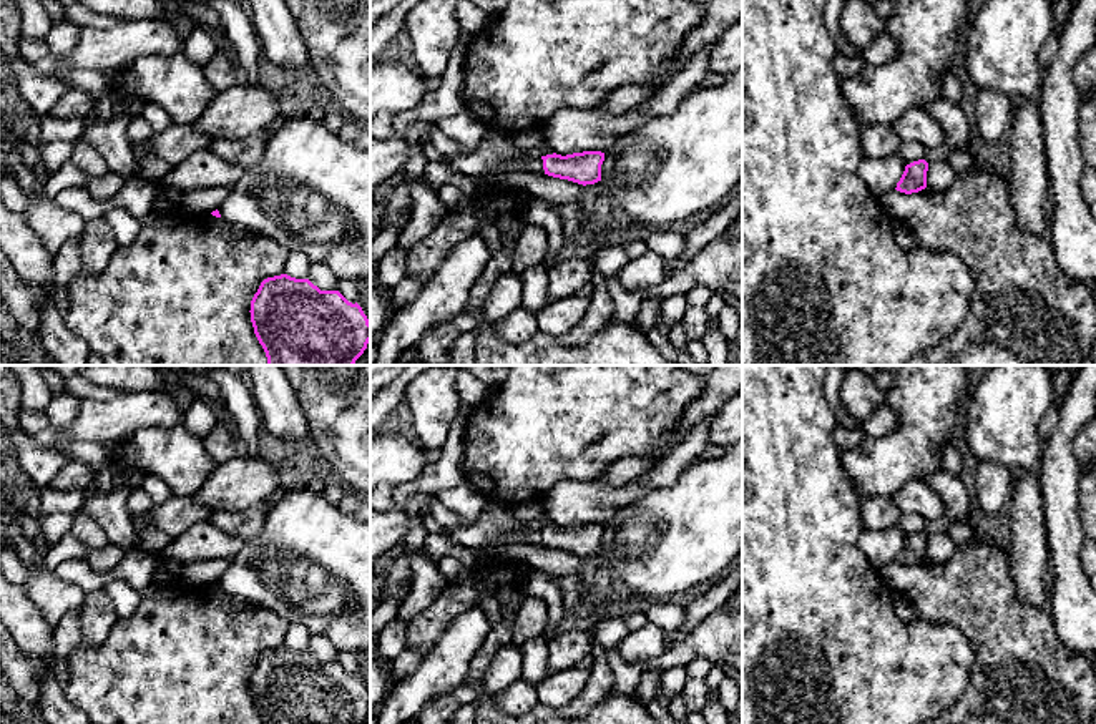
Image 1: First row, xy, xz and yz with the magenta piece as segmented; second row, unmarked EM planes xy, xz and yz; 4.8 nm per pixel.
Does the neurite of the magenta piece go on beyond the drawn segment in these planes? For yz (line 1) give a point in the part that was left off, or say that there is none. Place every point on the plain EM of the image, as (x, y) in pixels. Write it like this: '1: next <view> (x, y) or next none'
1: next none

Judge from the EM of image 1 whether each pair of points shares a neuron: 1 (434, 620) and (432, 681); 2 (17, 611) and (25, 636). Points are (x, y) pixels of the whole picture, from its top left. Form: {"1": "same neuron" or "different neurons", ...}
{"1": "different neurons", "2": "same neuron"}

